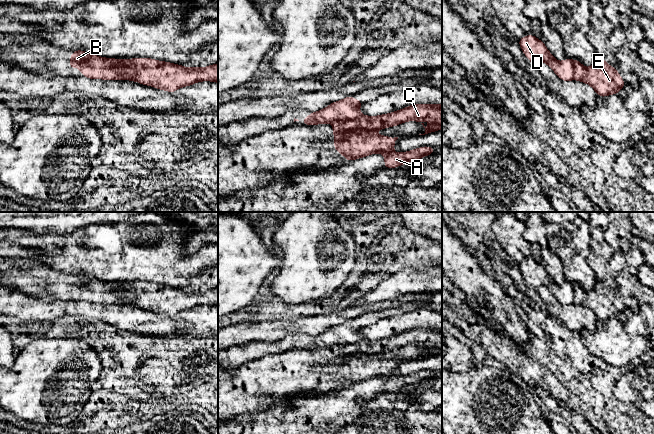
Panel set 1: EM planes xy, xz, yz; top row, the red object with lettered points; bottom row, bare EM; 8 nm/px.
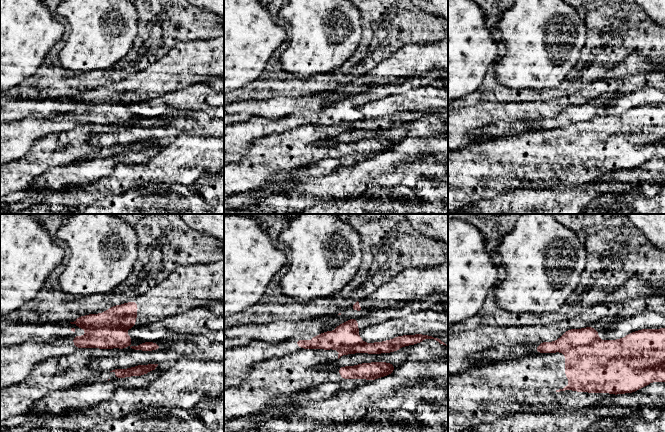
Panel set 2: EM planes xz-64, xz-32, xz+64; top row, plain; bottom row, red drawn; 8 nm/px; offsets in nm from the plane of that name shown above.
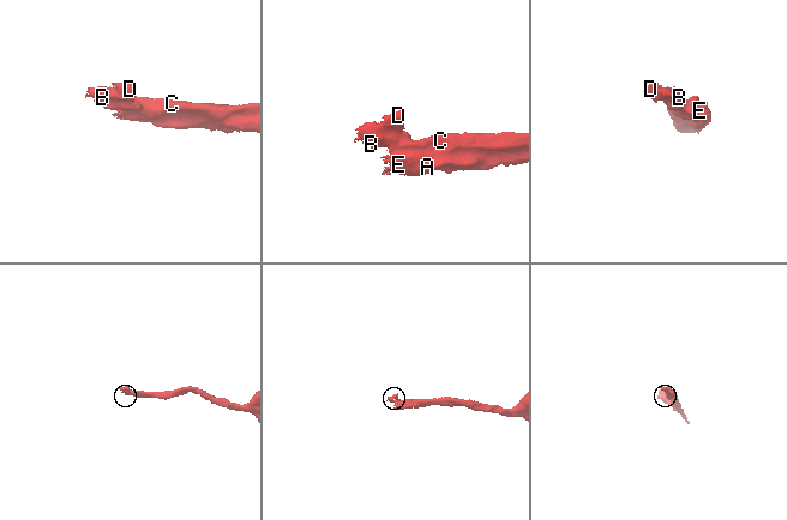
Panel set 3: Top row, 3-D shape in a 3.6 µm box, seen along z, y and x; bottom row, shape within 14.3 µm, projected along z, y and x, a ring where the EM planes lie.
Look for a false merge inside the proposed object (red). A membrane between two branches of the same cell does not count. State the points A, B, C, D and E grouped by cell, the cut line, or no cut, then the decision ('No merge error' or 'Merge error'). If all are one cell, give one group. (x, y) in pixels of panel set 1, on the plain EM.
Groups: A C E / B D. Split along xz (360, 338), (354, 342), (333, 347). Merge error

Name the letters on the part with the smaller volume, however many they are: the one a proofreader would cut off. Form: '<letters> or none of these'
B, D

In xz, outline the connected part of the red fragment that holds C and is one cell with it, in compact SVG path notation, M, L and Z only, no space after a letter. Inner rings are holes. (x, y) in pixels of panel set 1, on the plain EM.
M413 328L406 332L403 332L401 334L391 336L389 338L382 338L379 340L360 339L359 341L357 341L355 343L333 347L334 351L332 354L332 358L335 361L334 373L336 373L339 376L339 379L344 379L346 381L346 383L345 383L346 385L352 385L352 384L359 383L362 381L370 380L373 377L381 377L382 379L384 379L386 381L386 383L384 385L384 391L386 391L386 392L396 392L400 389L406 388L409 385L417 385L424 380L433 378L436 374L433 371L427 371L427 370L413 373L408 376L395 377L393 375L393 373L394 373L395 365L398 363L398 361L390 362L388 360L377 359L377 358L371 357L372 355L384 353L387 351L397 350L401 347L408 346L411 344L415 344L415 345L421 347L423 349L423 351L425 352L425 357L419 358L419 359L425 359L425 358L428 358L431 356L438 355L438 354L442 353L442 329L440 329L440 328ZM357 354L368 355L369 357L367 359L362 359L362 358L351 358L348 360L339 359L340 357L347 357L349 355L357 355Z

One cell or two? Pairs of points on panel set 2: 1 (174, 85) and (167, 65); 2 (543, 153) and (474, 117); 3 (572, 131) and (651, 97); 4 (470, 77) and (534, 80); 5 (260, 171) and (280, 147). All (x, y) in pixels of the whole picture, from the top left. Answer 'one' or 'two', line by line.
1: one
2: two
3: two
4: two
5: one

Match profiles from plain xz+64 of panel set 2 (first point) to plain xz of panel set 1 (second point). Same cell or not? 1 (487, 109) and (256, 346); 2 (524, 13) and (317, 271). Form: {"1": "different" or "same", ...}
{"1": "different", "2": "same"}

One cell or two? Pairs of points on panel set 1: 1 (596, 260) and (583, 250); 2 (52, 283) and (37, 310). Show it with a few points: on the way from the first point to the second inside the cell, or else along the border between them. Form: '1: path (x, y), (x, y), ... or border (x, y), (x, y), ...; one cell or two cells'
1: border (587, 244), (589, 247), (588, 265), (596, 275); two cells
2: border (21, 291), (47, 300), (67, 301); two cells

